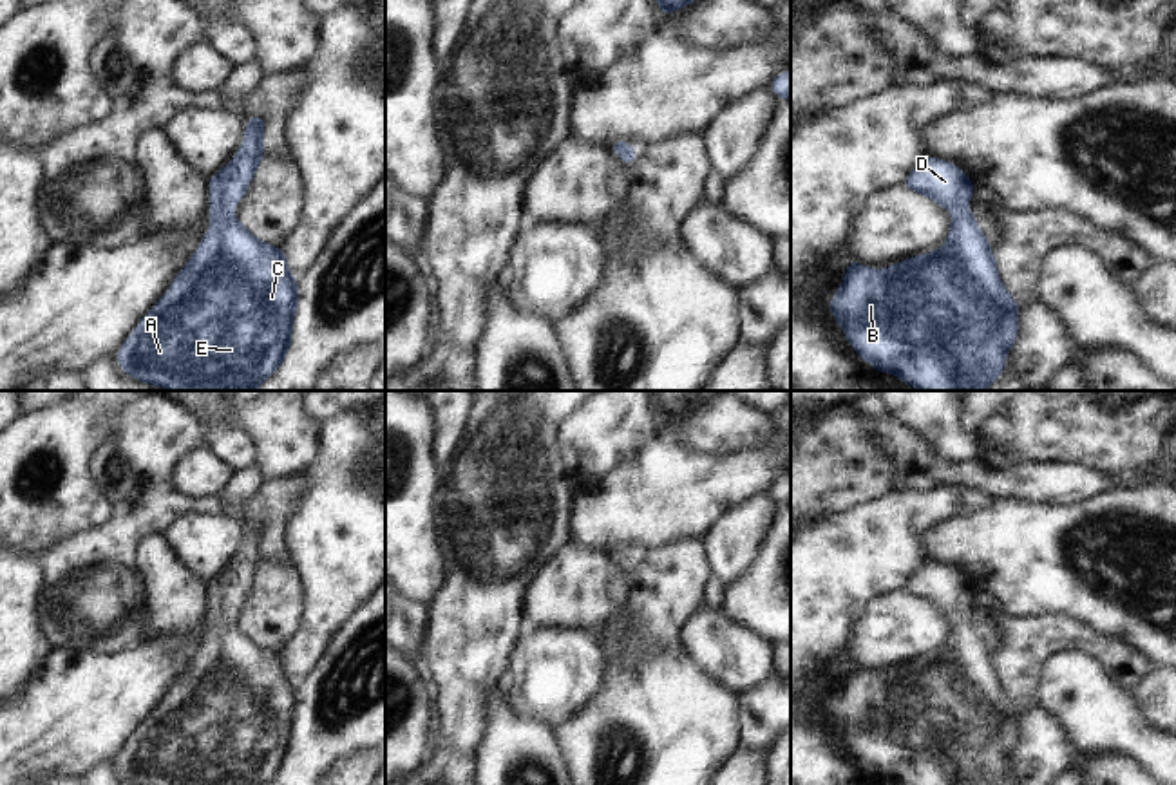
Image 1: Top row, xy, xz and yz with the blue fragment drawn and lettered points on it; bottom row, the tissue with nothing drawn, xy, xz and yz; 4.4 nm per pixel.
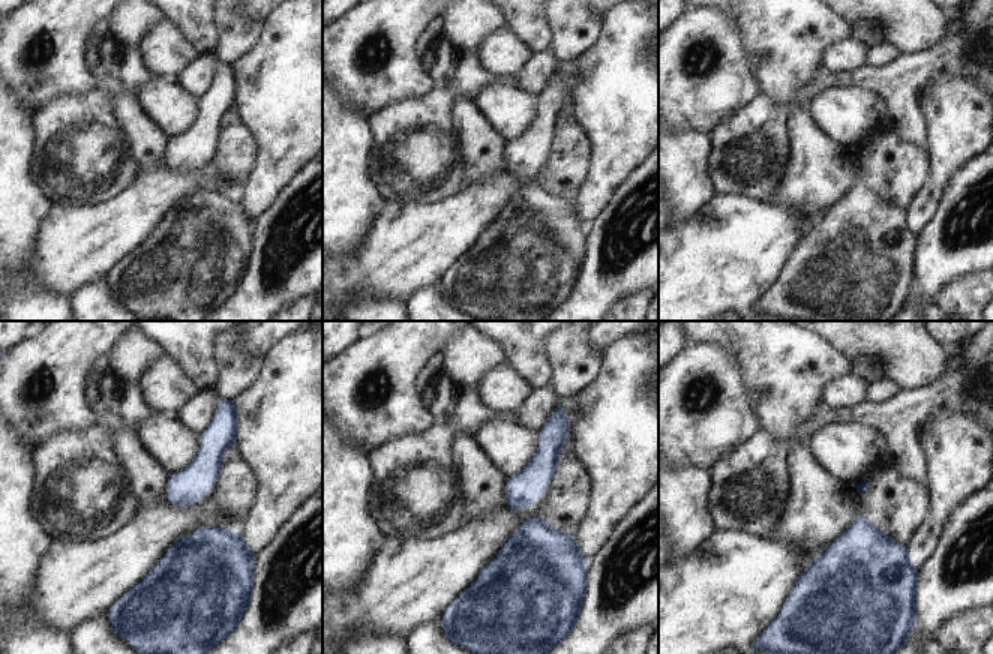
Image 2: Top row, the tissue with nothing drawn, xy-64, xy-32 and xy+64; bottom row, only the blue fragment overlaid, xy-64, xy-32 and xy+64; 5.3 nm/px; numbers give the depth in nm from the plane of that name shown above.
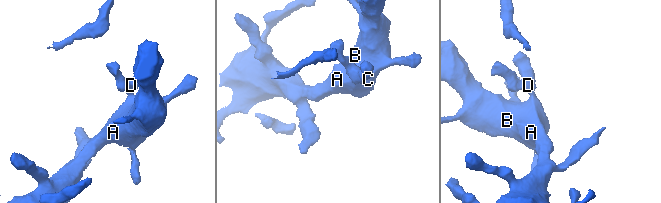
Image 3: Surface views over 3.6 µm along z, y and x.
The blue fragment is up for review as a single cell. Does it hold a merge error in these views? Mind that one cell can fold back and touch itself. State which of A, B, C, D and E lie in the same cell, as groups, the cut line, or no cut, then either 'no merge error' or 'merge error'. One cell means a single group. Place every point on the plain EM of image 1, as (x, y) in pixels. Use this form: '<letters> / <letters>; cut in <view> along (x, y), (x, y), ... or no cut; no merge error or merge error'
A B C D E; no cut; no merge error

